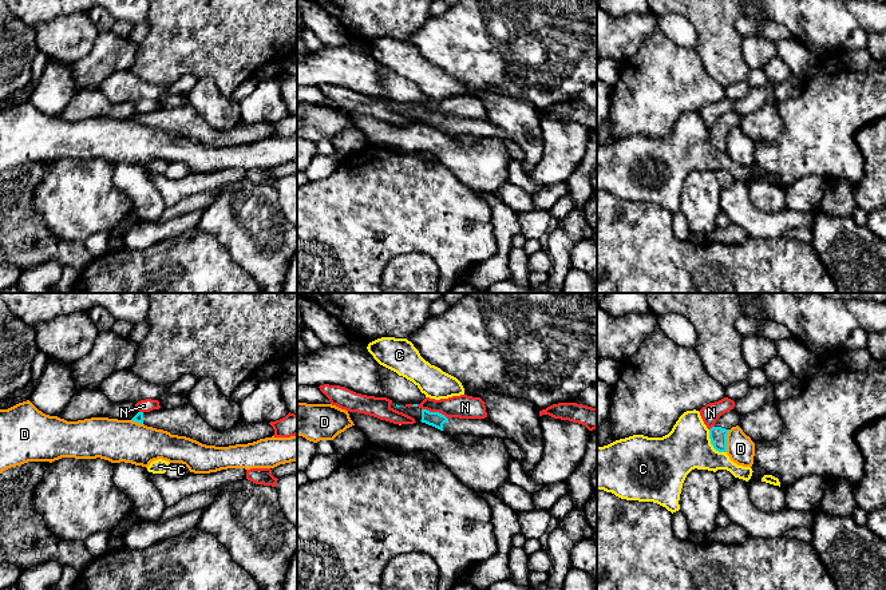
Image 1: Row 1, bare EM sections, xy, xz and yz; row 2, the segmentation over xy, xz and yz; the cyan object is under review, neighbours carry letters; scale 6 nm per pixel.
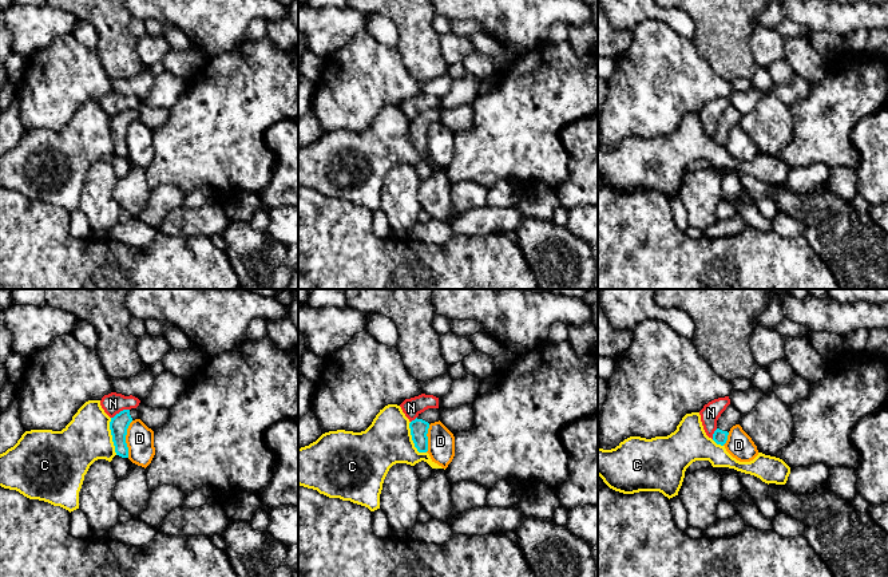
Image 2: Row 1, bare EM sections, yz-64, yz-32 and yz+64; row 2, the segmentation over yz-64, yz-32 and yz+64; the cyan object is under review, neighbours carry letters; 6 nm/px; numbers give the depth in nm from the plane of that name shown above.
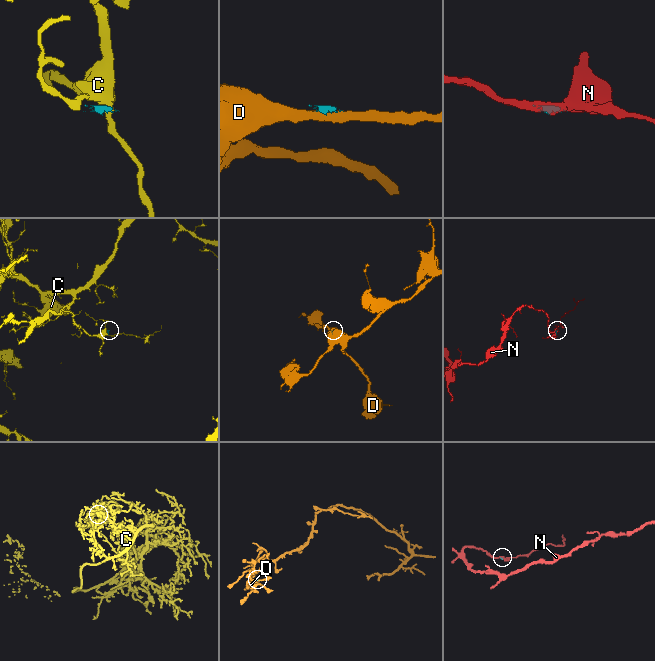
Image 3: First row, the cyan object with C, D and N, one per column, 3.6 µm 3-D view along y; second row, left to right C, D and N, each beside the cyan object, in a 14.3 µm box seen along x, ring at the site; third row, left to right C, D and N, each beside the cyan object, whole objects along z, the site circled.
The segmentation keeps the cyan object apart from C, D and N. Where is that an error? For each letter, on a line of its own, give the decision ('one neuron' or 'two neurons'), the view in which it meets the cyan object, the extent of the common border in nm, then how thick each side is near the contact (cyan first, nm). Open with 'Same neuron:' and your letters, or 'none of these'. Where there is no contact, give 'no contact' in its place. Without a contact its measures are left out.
Same neuron: none of these
C: two neurons; contact in yz; length 170 nm; calibres 110 and 280 nm
D: two neurons; contact in yz; length 140 nm; calibres 110 and 170 nm
N: two neurons; contact in xz; length 170 nm; calibres 90 and 140 nm

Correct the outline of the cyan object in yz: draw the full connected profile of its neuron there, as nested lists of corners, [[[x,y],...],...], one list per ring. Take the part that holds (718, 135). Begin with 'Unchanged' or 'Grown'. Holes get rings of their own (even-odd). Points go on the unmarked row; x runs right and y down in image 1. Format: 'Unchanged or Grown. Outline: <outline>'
Grown. Outline: [[[731,110],[721,115],[715,126],[709,130],[709,139],[713,149],[719,153],[727,151],[727,135],[732,127],[739,126],[740,115]]]

